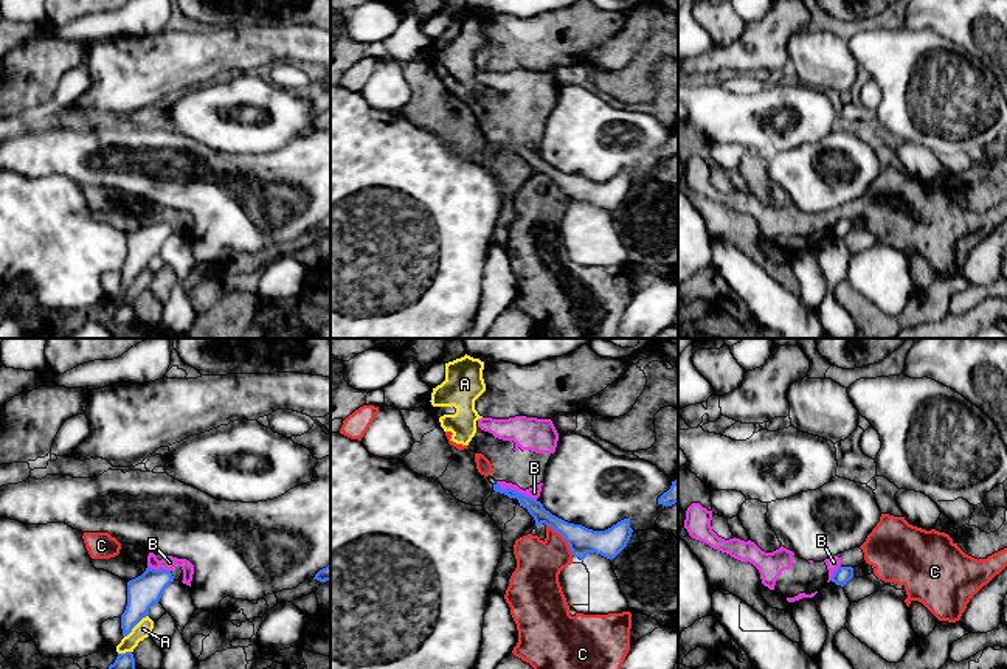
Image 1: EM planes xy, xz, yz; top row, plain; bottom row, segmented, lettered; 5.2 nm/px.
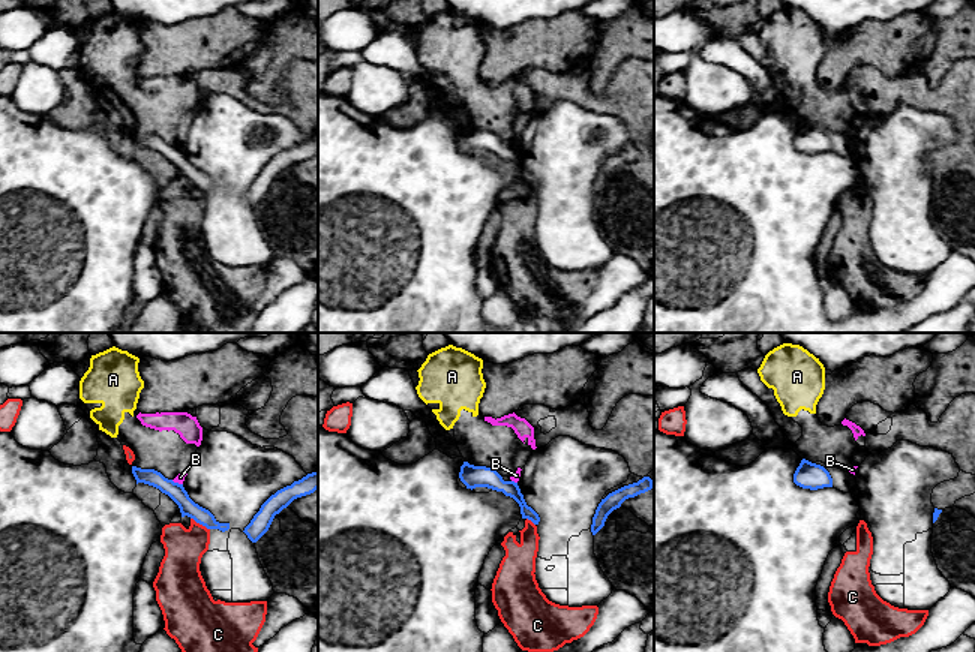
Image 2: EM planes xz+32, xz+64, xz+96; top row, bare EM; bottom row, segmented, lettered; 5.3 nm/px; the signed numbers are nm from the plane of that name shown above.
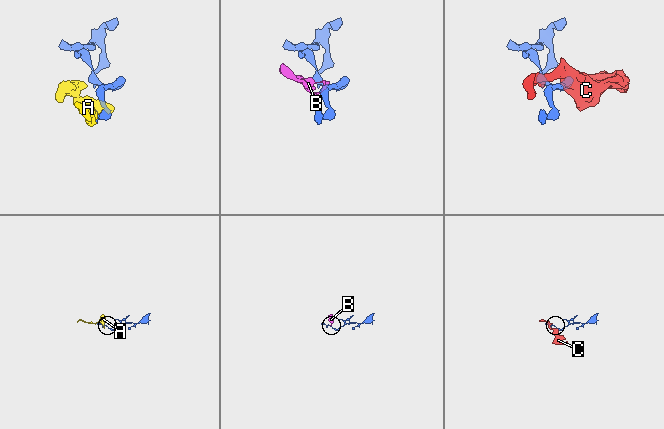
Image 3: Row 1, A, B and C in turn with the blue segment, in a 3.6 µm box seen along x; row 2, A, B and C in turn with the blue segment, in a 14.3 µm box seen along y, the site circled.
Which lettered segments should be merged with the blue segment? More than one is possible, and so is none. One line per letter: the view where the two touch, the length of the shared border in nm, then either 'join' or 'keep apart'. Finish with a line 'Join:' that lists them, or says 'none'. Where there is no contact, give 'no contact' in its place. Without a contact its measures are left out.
A: contact in xy; length 170 nm; keep apart
B: contact in xz; length 220 nm; keep apart
C: contact in xz; length 220 nm; keep apart
Join: none

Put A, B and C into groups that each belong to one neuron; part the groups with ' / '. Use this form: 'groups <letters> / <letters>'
groups A B C

